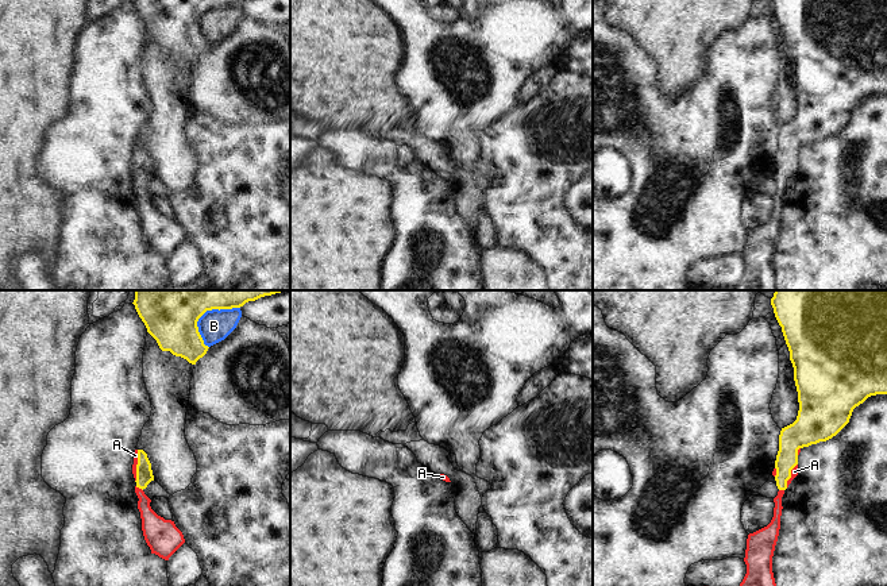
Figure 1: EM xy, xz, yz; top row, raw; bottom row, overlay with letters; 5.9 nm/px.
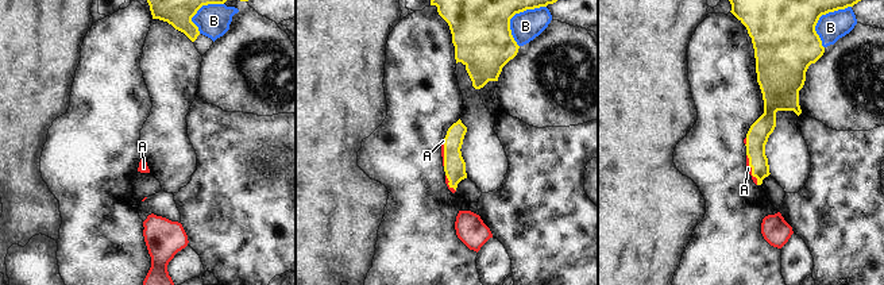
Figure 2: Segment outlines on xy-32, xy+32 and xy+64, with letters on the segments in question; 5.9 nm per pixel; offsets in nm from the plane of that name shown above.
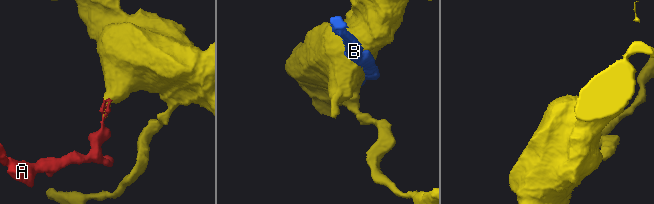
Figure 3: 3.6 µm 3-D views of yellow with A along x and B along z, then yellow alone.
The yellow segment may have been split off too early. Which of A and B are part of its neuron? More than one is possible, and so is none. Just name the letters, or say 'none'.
A

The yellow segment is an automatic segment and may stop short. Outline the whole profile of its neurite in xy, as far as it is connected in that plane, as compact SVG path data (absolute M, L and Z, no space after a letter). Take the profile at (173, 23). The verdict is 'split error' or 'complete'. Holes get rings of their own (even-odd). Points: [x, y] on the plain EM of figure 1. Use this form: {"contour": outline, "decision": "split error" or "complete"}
{"contour": "M132 0L147 30L162 49L170 49L189 61L203 55L208 43L198 30L197 19L212 7L240 5L246 0Z", "decision": "complete"}

